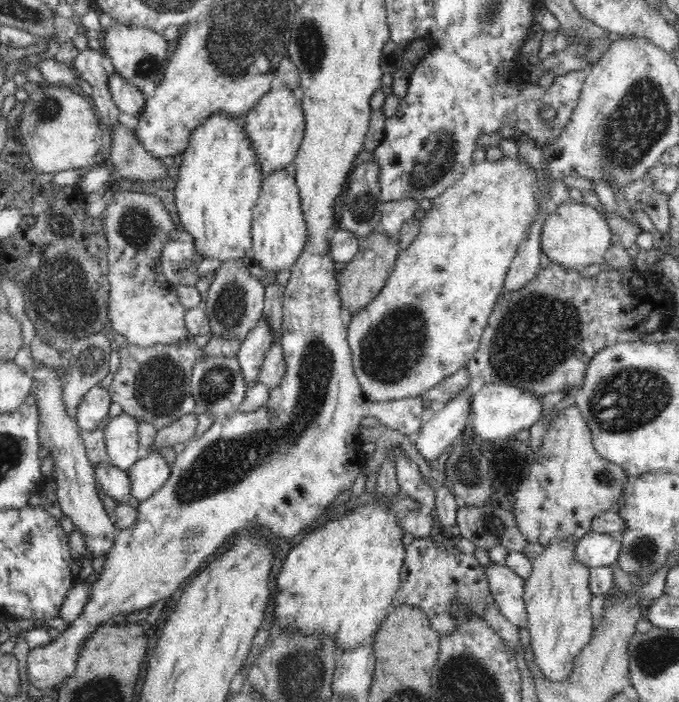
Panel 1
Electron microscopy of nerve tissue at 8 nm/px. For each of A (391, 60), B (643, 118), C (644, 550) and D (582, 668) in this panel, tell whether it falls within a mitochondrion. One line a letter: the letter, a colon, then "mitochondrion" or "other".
A: other
B: mitochondrion
C: mitochondrion
D: other

